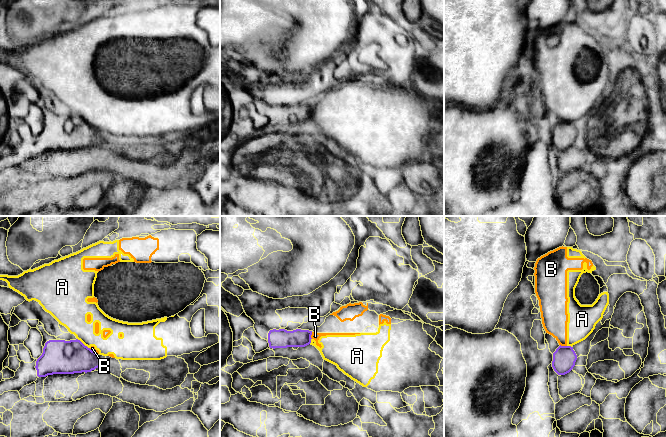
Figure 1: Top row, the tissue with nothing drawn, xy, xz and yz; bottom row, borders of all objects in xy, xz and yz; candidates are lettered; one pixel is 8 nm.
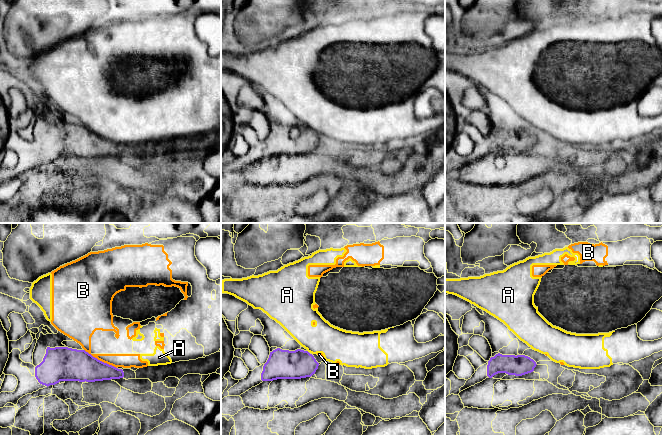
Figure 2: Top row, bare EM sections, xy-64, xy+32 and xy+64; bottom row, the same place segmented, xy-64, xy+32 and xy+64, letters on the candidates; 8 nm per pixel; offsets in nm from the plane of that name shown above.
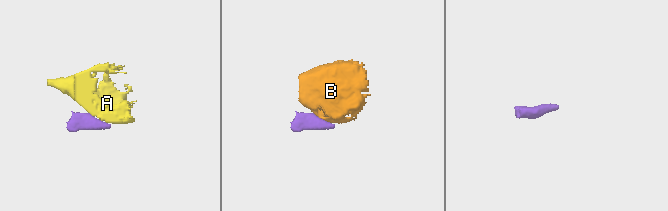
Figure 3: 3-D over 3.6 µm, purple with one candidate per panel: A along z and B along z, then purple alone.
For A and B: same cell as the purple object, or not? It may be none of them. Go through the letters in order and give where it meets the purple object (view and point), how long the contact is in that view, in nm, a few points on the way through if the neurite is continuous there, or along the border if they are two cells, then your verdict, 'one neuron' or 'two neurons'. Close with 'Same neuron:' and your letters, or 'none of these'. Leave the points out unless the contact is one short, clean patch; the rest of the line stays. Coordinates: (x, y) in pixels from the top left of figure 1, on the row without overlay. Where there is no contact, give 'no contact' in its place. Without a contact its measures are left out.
A: contact xy (82, 119); length 130 nm; border xy (77, 114), (89, 124); two neurons
B: contact xz (311, 110); length 60 nm; border xz (312, 108), (311, 114); two neurons
Same neuron: none of these

